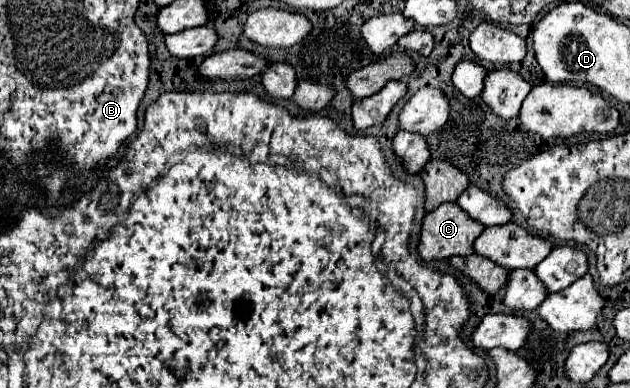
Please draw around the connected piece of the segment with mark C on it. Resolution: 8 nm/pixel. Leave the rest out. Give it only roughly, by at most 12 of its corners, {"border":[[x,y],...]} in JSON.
{"border":[[458,203],[426,213],[424,261],[474,253],[484,225]]}

